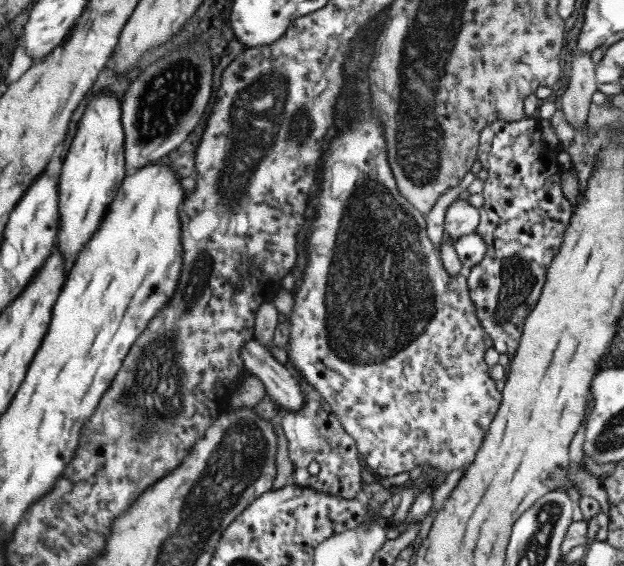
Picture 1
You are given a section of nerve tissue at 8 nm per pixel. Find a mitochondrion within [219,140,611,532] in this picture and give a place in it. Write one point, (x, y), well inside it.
(380, 293)

